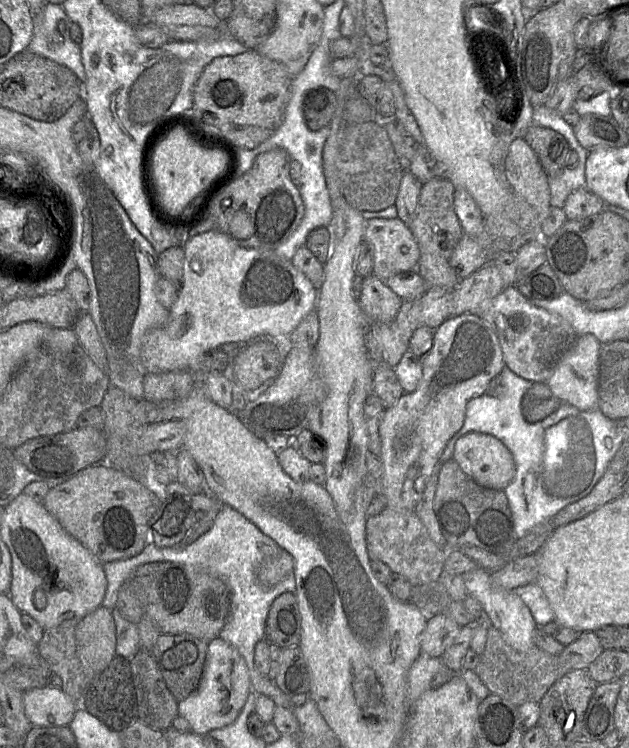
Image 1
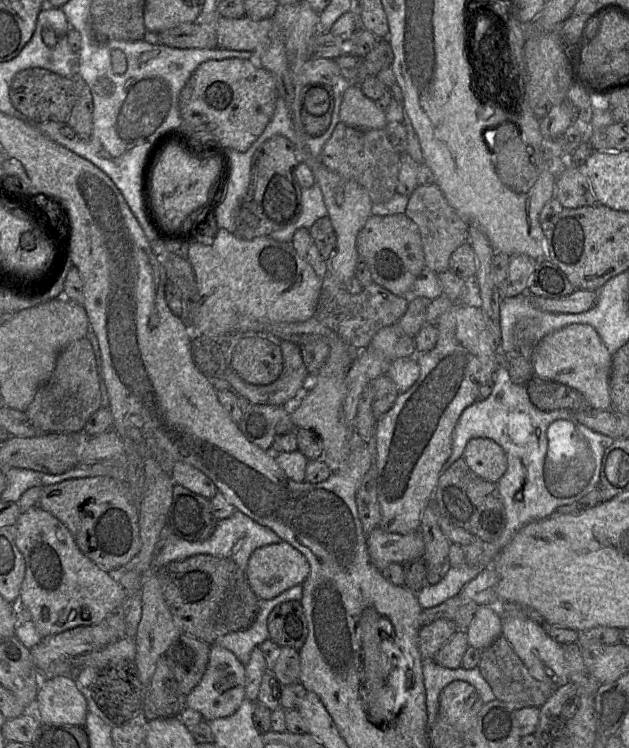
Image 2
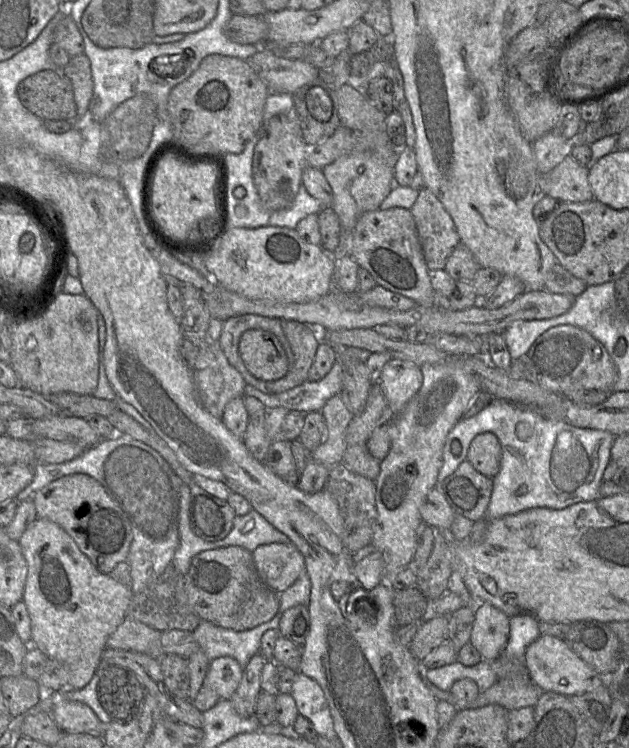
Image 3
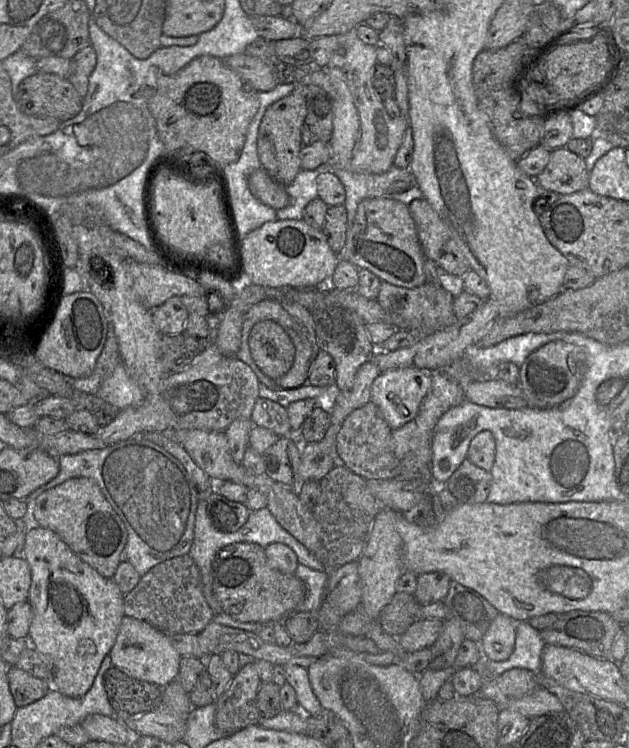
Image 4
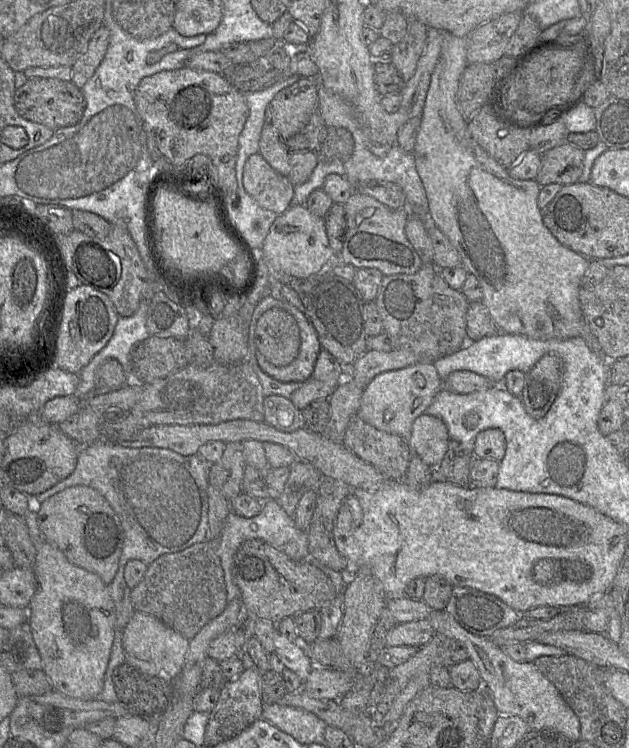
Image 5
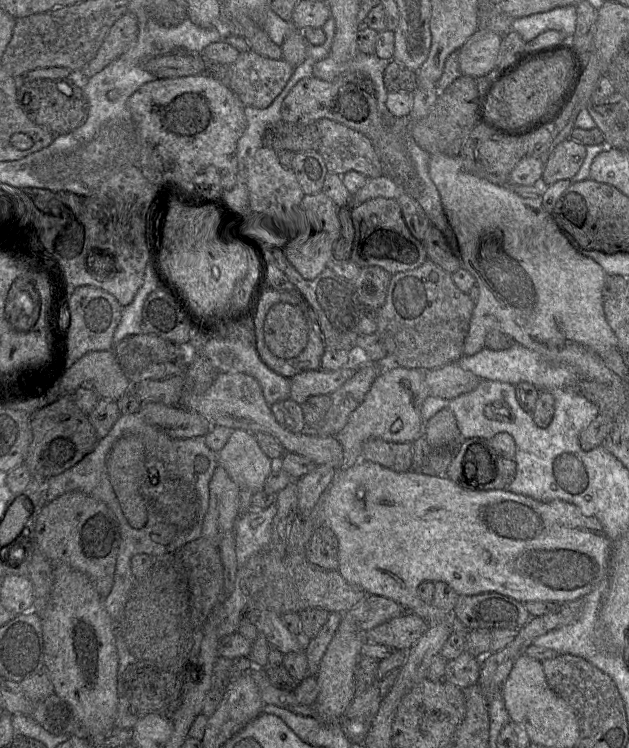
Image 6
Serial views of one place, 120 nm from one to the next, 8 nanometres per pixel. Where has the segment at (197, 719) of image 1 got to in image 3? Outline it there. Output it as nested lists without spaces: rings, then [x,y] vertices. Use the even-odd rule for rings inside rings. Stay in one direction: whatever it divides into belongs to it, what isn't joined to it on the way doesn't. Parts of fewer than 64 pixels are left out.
[[[229,656],[210,661],[203,687],[211,687],[220,700],[230,700],[241,679],[243,668],[238,661]]]

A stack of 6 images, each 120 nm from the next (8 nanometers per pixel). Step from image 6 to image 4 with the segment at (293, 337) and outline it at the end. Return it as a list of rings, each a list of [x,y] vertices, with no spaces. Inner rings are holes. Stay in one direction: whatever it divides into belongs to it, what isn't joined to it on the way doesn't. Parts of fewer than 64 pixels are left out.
[[[272,320],[252,327],[248,345],[258,368],[273,380],[287,373],[293,364],[295,346],[283,327]]]

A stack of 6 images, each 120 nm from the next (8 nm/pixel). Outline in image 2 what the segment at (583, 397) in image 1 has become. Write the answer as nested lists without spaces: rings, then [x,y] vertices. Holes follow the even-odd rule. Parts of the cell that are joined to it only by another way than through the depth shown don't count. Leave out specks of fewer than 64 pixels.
[[[572,324],[545,335],[532,350],[531,364],[535,376],[544,380],[564,384],[579,391],[585,398],[588,407],[602,411],[611,409],[609,381],[612,355],[591,325]]]

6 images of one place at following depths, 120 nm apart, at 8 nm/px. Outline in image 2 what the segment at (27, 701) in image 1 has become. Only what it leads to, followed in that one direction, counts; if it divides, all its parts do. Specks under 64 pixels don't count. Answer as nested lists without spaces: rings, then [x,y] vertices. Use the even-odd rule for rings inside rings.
[[[73,676],[42,679],[34,713],[42,724],[84,726],[88,706]]]

